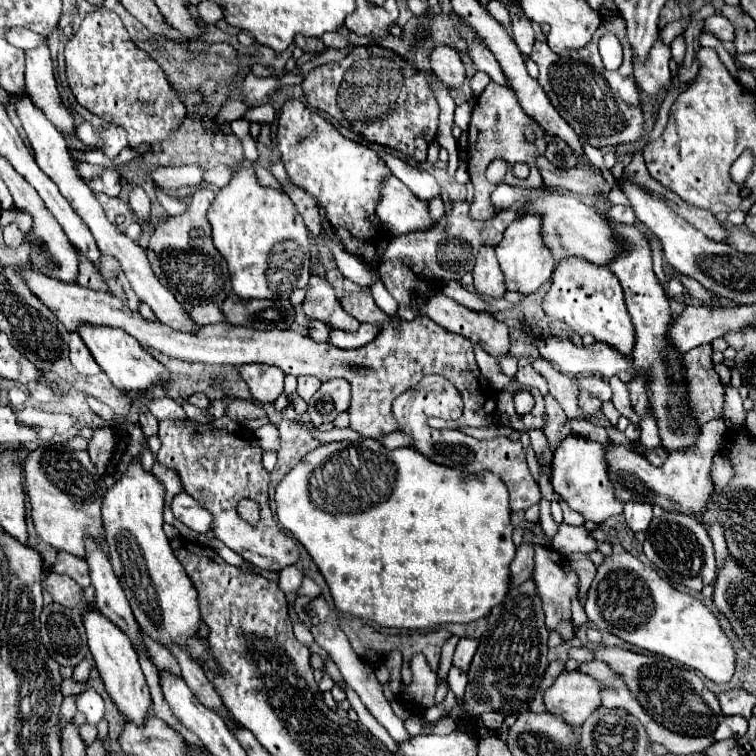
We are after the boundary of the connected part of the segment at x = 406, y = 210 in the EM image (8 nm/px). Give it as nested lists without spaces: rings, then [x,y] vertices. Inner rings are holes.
[[[390,175],[382,181],[376,215],[388,235],[396,237],[410,231],[424,231],[432,227],[428,203],[420,201],[398,177]]]

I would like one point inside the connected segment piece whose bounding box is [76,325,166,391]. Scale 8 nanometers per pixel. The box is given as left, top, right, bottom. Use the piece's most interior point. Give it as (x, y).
(130, 367)

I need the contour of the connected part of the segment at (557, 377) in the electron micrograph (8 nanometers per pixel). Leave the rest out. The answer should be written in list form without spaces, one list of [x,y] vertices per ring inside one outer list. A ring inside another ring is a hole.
[[[538,357],[532,363],[532,367],[546,379],[550,395],[560,403],[560,407],[566,411],[568,419],[582,417],[582,413],[578,409],[578,395],[576,395],[576,387],[572,383],[572,379],[562,375],[560,371],[556,371],[554,365],[550,365],[550,361],[542,361],[542,357]]]

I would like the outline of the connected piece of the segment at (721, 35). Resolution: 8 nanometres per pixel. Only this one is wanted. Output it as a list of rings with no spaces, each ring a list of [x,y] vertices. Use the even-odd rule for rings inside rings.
[[[718,13],[704,19],[702,33],[712,33],[720,41],[732,41],[734,39],[734,27],[728,23],[728,19],[724,15],[718,15]]]

